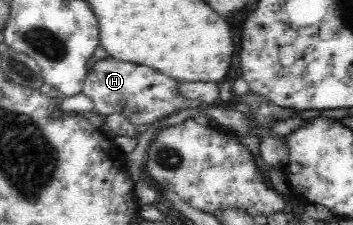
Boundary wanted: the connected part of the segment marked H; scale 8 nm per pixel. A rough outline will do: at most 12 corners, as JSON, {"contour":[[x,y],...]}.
{"contour":[[107,55],[87,73],[93,112],[150,125],[202,106],[176,79]]}

